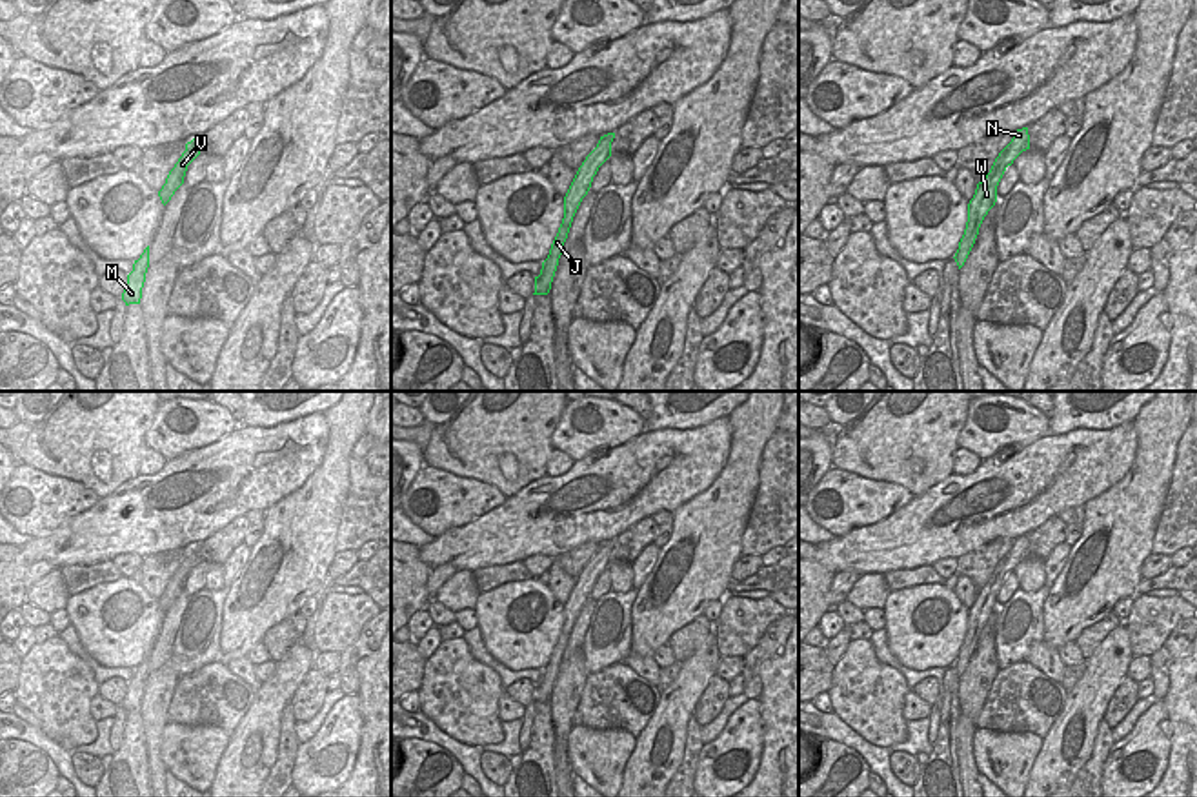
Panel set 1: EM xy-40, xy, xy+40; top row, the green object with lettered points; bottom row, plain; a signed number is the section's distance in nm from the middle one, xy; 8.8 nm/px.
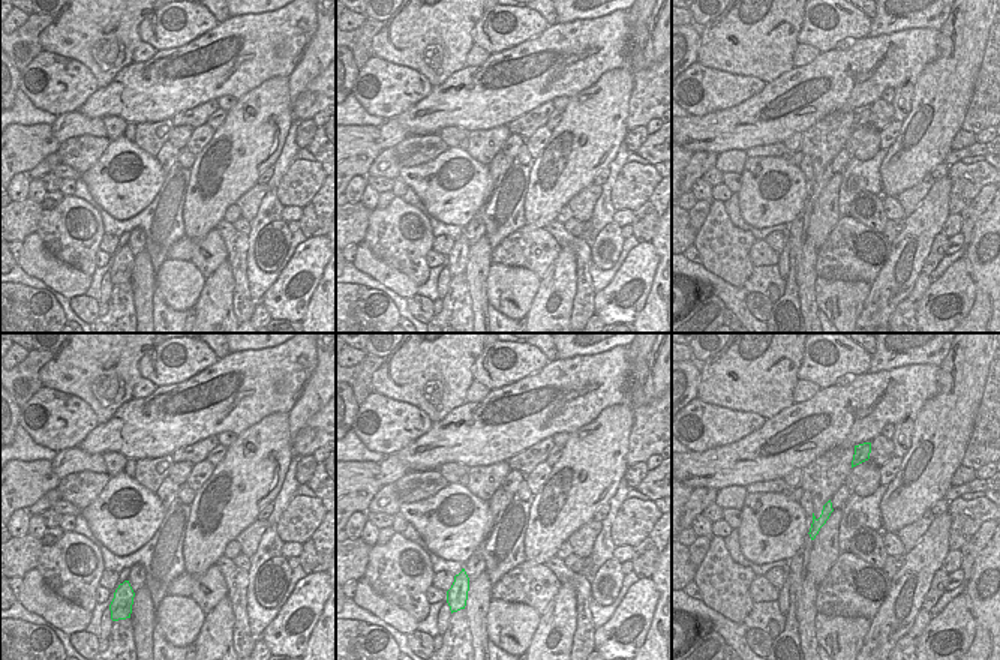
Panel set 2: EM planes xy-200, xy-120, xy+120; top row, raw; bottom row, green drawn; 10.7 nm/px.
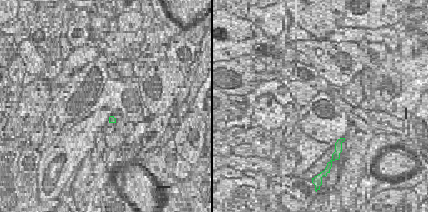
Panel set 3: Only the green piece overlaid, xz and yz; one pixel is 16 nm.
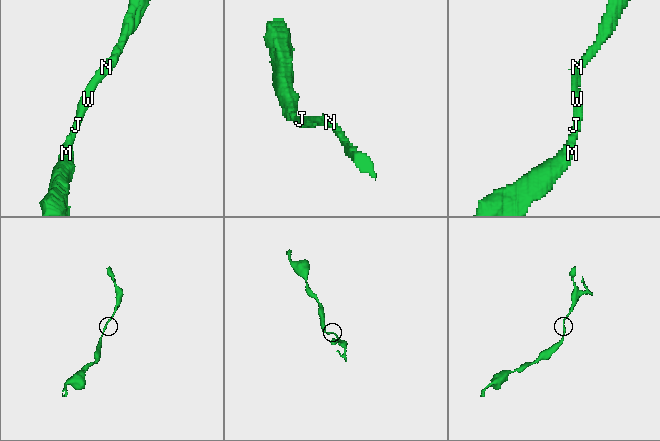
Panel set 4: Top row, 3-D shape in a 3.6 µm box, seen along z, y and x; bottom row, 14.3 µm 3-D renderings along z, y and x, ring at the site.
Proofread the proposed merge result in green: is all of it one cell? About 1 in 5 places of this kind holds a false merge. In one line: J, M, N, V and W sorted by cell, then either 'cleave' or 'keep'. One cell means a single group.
J M N V W; keep

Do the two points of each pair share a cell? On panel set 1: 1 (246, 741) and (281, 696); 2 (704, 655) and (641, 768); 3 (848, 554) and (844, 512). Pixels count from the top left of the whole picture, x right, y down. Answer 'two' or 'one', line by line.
1: one
2: one
3: two

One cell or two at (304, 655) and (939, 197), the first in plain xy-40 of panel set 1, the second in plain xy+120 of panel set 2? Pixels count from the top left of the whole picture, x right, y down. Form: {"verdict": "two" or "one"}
{"verdict": "one"}

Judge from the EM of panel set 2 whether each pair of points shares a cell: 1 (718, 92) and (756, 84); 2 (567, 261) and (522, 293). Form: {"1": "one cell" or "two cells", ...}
{"1": "one cell", "2": "two cells"}

